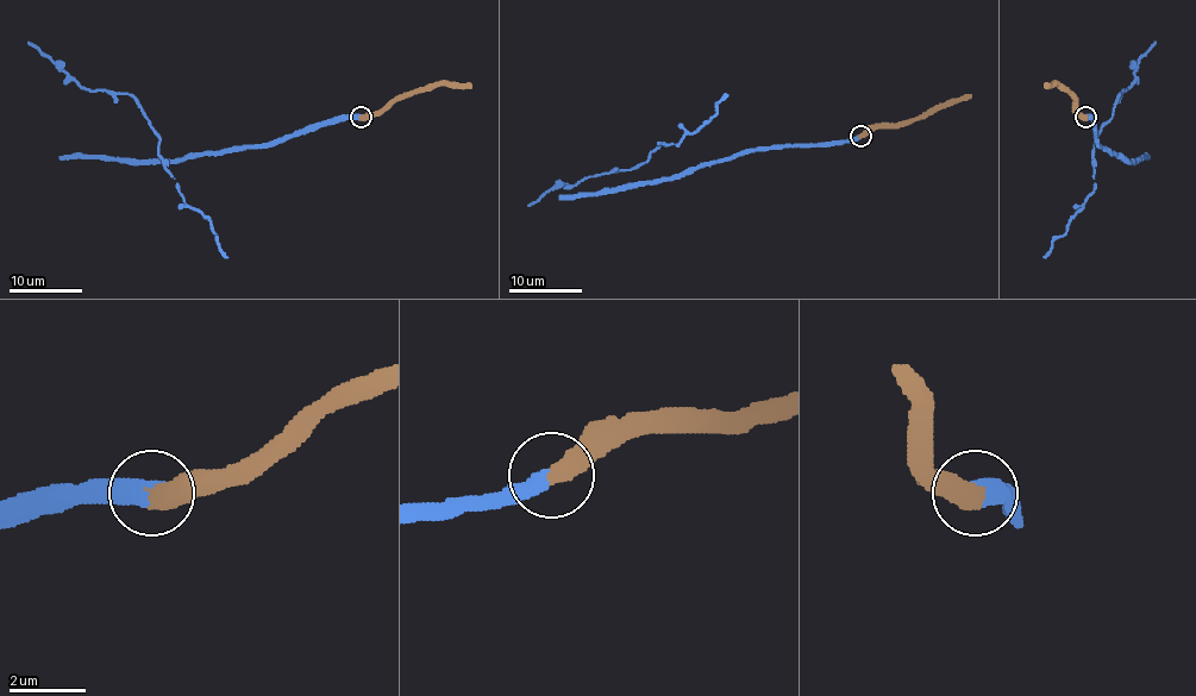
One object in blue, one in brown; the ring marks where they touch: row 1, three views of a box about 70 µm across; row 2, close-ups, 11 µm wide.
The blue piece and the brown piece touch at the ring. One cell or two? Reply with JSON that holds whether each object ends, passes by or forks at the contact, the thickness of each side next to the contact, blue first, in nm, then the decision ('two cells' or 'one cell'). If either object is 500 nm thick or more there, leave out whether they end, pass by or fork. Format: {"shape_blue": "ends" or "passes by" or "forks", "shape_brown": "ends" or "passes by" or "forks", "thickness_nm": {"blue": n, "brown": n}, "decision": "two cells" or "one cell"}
{"thickness_nm": {"blue": 550, "brown": 550}, "decision": "two cells"}

